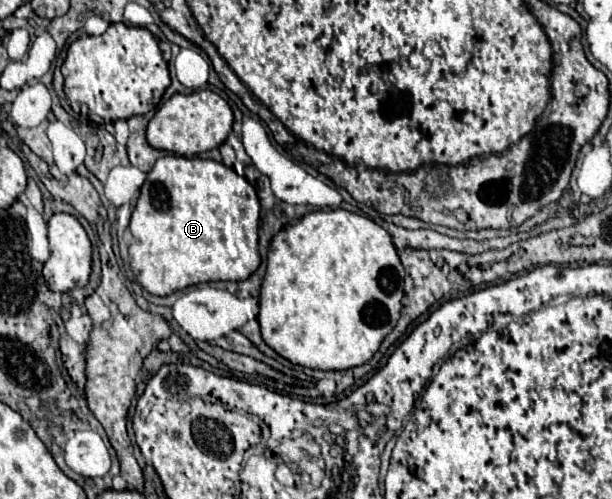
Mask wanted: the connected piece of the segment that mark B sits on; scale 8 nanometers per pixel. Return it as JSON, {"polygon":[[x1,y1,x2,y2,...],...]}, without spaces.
{"polygon":[[164,156,148,172,138,204,130,218,132,272,140,286,154,296,168,296,200,282,246,280,260,266,258,252,260,200,254,186,216,160]]}

